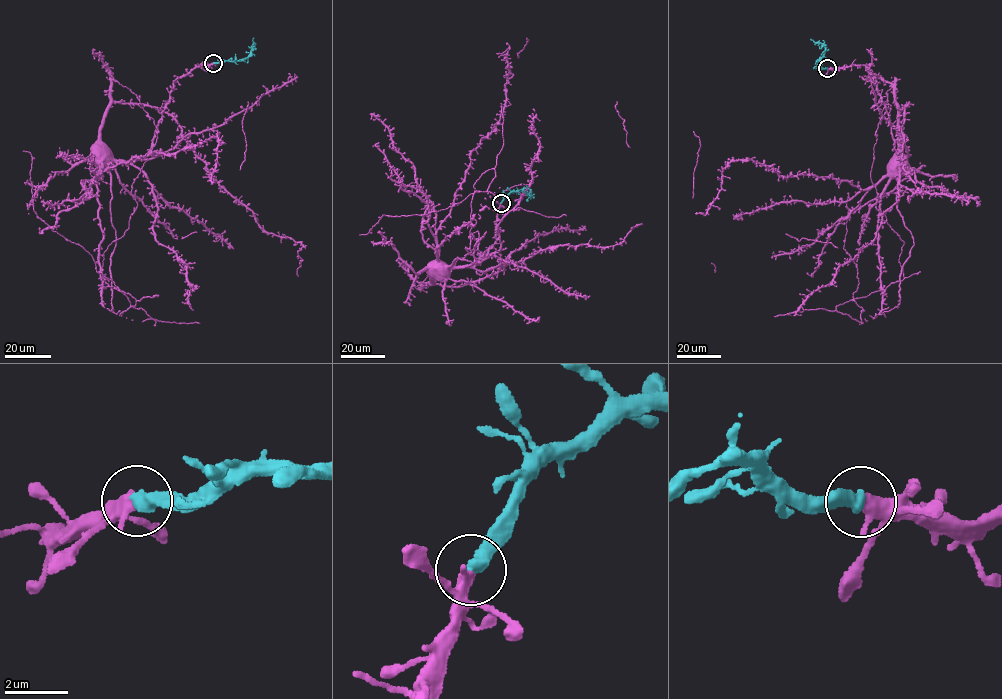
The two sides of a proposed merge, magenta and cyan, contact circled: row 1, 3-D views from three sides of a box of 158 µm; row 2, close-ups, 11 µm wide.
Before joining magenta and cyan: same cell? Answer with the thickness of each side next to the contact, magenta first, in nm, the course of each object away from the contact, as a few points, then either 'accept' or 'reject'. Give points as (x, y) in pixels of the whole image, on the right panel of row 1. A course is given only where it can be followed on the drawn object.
340/460 nm | magenta via (827, 68), (864, 65), (875, 74), (894, 147), (901, 159), (893, 173), (895, 166) | cyan via (827, 68), (818, 64), (824, 47), (810, 39) | accept

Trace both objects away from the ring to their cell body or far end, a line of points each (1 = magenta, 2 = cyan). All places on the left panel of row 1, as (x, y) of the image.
1: (213, 63), (202, 63), (173, 83), (152, 148), (145, 155), (130, 161), (100, 162), (98, 154)
2: (213, 63), (246, 58), (254, 44), (253, 38)

